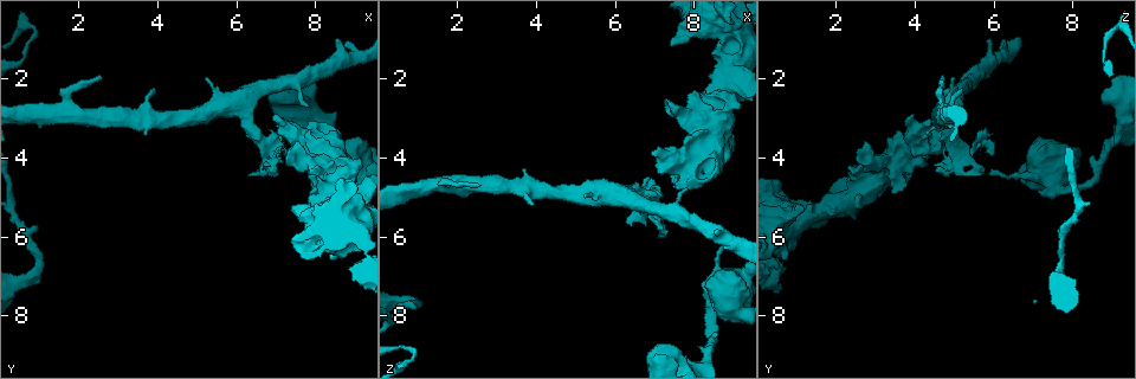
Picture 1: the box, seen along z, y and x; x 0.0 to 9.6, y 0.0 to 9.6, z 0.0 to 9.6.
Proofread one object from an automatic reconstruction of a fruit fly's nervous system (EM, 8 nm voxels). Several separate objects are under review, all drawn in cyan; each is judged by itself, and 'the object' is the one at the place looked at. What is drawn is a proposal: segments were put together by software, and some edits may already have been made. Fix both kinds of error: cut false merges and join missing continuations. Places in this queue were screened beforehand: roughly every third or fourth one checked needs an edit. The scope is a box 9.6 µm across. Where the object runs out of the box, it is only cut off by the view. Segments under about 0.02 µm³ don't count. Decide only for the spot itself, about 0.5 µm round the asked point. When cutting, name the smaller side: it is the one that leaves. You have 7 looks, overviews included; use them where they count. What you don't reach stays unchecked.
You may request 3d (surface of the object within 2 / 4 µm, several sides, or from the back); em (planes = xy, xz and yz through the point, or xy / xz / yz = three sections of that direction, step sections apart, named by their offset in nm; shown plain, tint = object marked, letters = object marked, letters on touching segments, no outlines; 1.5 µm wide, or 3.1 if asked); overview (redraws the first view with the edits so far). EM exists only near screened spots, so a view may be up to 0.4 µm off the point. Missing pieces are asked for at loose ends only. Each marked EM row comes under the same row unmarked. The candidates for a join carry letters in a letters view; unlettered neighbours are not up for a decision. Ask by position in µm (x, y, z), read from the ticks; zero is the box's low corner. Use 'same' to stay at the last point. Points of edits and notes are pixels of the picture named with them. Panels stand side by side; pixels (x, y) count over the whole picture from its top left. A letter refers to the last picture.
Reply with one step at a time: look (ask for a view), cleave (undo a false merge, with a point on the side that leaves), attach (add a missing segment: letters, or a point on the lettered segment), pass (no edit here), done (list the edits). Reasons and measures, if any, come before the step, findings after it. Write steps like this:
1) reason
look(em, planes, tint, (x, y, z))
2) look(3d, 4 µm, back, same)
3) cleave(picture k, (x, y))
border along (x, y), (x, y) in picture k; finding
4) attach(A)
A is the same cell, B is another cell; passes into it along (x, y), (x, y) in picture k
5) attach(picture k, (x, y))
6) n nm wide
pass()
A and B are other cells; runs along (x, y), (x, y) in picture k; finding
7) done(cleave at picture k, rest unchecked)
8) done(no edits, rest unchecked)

branch stops here
look(em, planes, letters, (8.35, 4.80, 7.10))

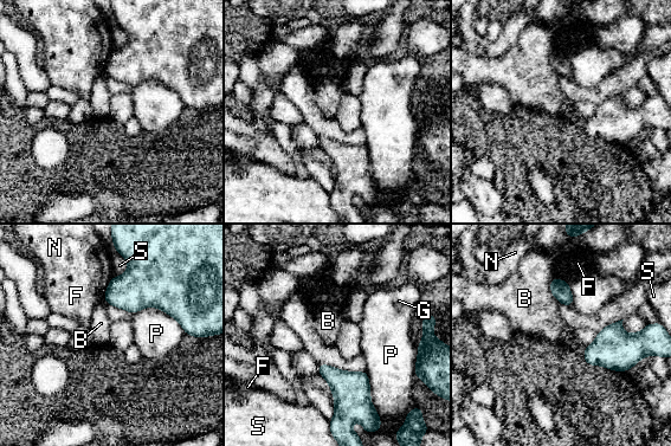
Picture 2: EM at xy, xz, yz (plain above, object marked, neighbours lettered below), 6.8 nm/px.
pass()
B, F, G, N, P and S are other cells; border along (553, 277), (550, 292), (560, 303) in picture 2; no lettered segment goes on from it

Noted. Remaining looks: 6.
four or more arms meet
look(em, yz, step 8, letters, (8.70, 5.05, 2.30))

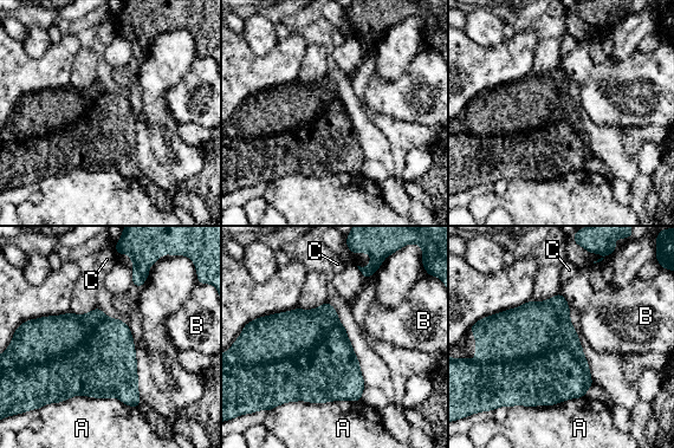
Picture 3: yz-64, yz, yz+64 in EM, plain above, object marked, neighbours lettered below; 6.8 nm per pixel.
pass()
A, B and C are other cells; border along (130, 268), (133, 283) in picture 3; all the same neuron

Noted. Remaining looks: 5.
free end
look(3d, 2 µm, (6.35, 4.40, 5.70))

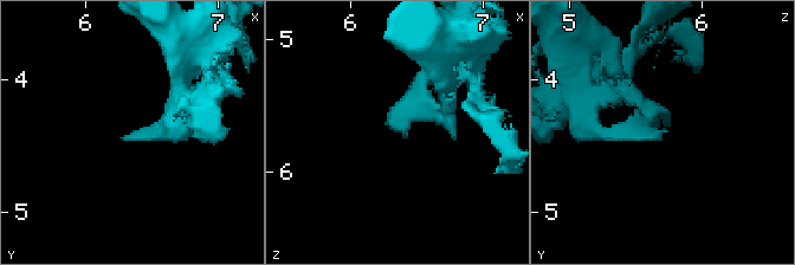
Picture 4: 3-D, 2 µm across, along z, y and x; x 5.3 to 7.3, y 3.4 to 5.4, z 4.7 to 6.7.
look(em, 3.1 µm, yz, step 16, tint, (6.32, 4.44, 5.68))

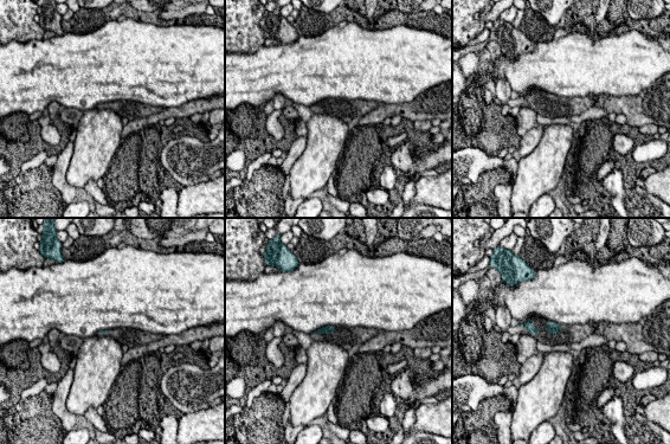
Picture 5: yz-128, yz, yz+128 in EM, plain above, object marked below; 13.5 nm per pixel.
cut it another way
look(em, 3.1 µm, planes, letters, same)

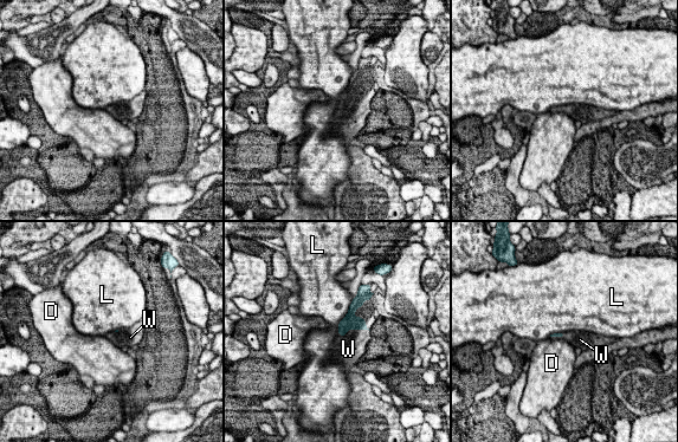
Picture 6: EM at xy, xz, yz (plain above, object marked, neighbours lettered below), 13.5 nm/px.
attach(W)
W is the same cell, D and L are other cells; passes into it along (349, 322), (353, 329), (352, 346) in picture 6; the neuron continues

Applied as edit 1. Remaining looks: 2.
done(attach at picture 6, rest unchecked)

